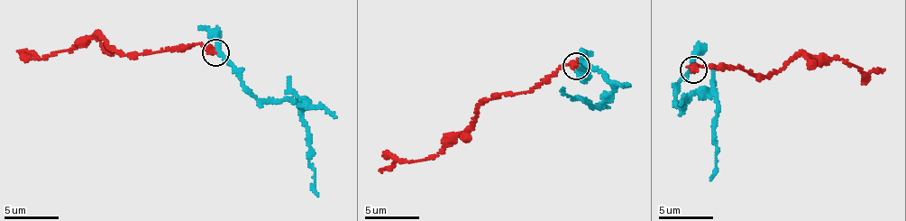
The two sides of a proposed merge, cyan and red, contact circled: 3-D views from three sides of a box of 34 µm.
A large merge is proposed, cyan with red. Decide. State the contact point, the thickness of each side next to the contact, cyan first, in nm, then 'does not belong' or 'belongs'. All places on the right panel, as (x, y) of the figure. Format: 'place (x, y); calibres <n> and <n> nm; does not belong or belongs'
place (693, 69); calibres 190 and 380 nm; does not belong

